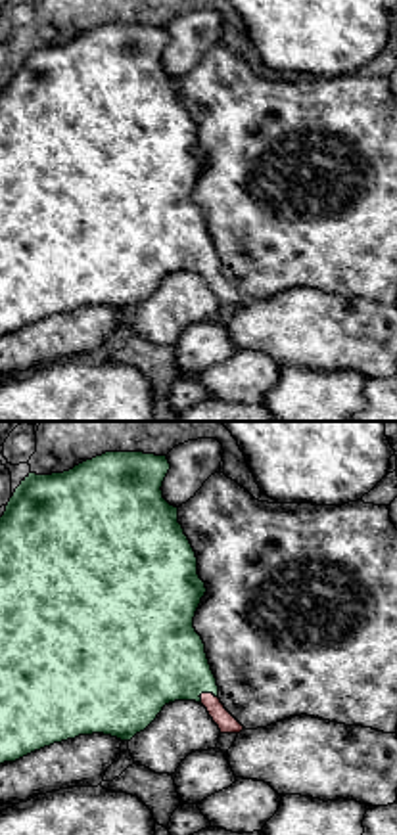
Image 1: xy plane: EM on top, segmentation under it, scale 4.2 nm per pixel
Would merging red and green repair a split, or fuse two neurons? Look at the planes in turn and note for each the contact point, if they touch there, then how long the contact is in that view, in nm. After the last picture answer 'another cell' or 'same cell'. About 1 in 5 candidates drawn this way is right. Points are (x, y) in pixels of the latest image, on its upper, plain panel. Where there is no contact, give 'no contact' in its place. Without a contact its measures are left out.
(208, 265) | 90 nm

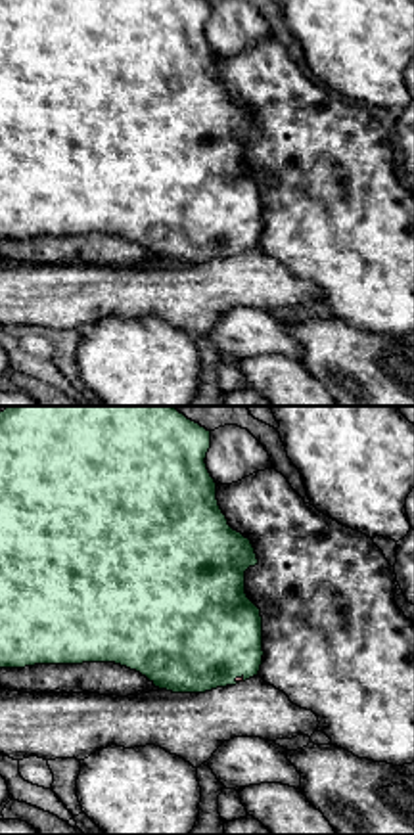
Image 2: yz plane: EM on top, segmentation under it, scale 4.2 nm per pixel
(238, 249) | 50 nm

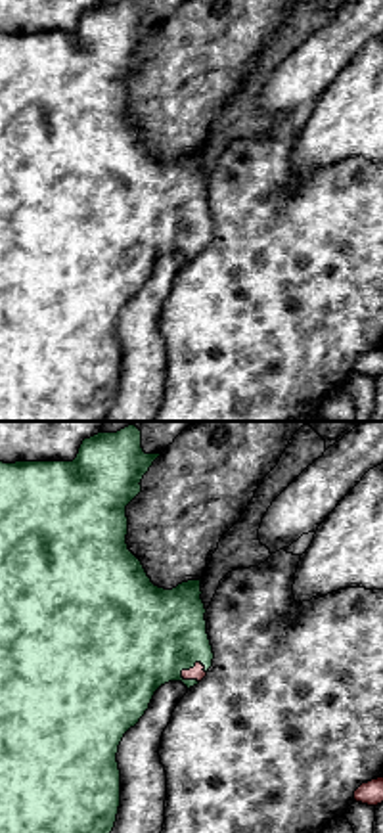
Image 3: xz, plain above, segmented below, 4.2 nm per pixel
(194, 238) | 120 nm

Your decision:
same cell

